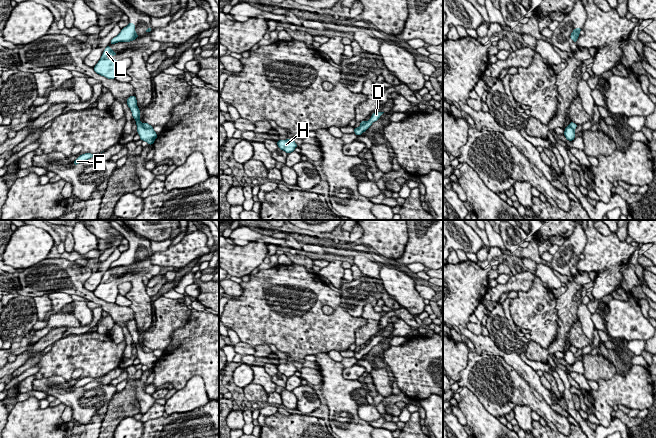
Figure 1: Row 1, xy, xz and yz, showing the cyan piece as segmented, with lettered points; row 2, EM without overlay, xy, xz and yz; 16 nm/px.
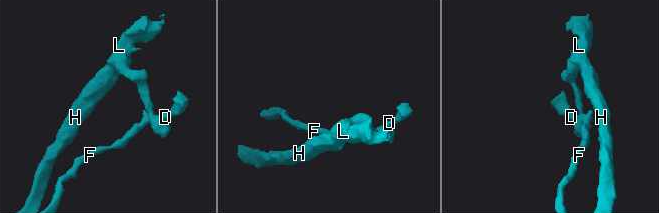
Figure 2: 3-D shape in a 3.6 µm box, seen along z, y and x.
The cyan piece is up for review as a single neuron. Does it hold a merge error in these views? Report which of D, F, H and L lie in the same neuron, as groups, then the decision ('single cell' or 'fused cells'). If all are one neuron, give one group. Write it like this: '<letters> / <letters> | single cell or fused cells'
D F / H L | fused cells

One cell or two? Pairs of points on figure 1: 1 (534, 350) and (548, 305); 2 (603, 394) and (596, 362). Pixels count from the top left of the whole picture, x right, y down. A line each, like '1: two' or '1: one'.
1: two
2: two

